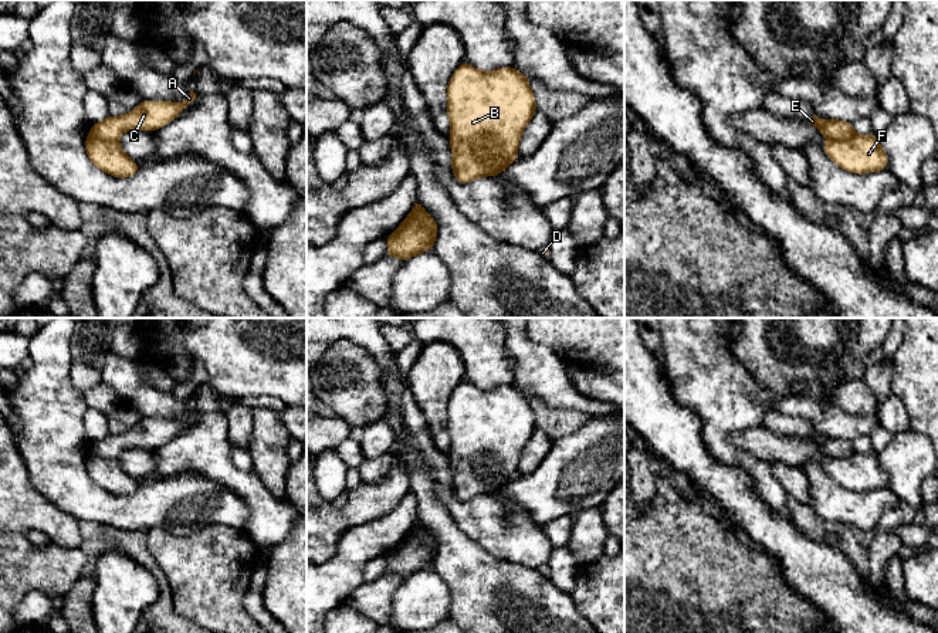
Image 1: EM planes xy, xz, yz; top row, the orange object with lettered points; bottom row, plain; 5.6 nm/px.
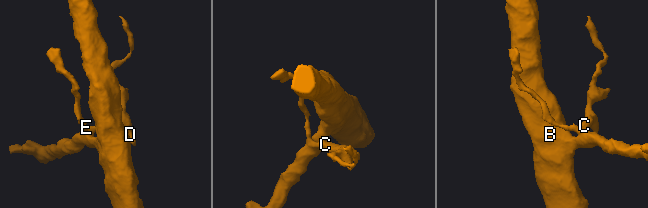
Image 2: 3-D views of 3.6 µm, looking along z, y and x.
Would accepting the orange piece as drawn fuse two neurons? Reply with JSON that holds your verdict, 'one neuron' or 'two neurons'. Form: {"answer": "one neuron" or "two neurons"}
{"answer": "two neurons"}

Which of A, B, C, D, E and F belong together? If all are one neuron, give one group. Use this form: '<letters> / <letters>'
A C D E / B F

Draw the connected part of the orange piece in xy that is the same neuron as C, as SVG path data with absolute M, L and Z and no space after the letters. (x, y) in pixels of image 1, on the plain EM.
M190 409L180 423L170 419L142 419L123 434L108 434L94 441L89 451L102 458L118 458L123 450L131 447L153 450L176 437L194 417L196 412Z

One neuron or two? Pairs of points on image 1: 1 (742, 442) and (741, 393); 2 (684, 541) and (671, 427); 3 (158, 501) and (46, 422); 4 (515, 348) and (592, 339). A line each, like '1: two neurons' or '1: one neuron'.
1: two neurons
2: two neurons
3: one neuron
4: two neurons

